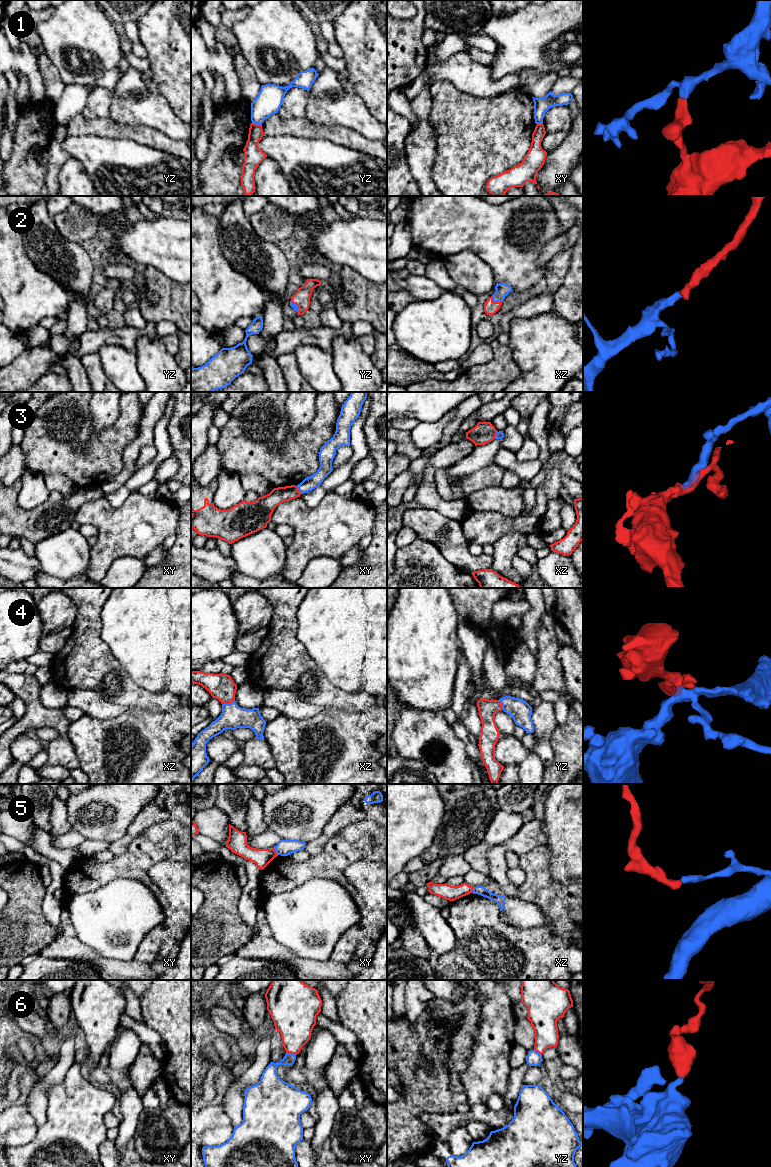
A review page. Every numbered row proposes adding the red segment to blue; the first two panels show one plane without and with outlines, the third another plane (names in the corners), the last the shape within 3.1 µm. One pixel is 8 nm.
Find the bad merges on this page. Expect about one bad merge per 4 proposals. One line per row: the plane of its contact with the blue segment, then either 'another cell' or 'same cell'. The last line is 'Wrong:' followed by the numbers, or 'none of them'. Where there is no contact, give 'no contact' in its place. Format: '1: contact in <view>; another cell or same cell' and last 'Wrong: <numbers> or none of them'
1: contact in yz; another cell
2: contact in xz; same cell
3: contact in xy; another cell
4: contact in xz; same cell
5: contact in xy; another cell
6: contact in xy; same cell
Wrong: 1, 3, 5

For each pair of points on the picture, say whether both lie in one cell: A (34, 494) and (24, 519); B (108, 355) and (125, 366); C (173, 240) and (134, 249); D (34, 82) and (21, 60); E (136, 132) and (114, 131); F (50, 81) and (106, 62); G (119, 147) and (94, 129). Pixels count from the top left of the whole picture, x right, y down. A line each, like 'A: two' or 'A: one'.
A: two
B: one
C: one
D: one
E: one
F: two
G: two

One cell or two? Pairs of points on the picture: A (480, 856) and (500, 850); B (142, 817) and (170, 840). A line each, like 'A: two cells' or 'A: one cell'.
A: two cells
B: two cells

